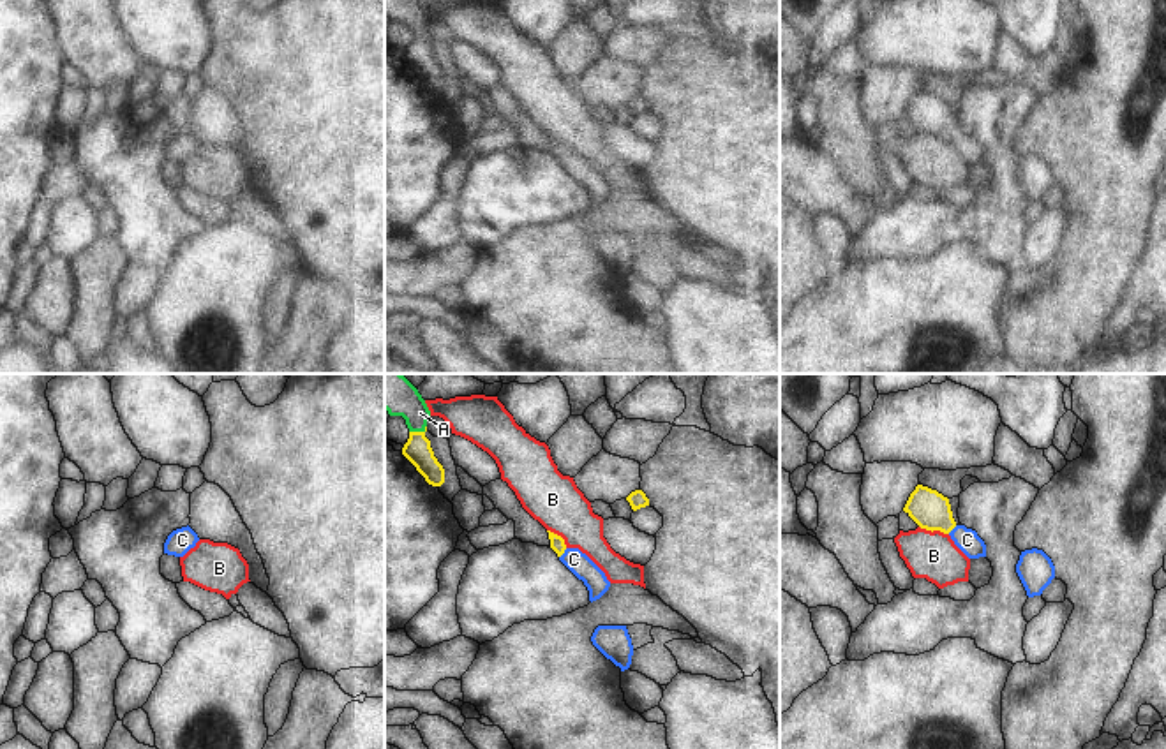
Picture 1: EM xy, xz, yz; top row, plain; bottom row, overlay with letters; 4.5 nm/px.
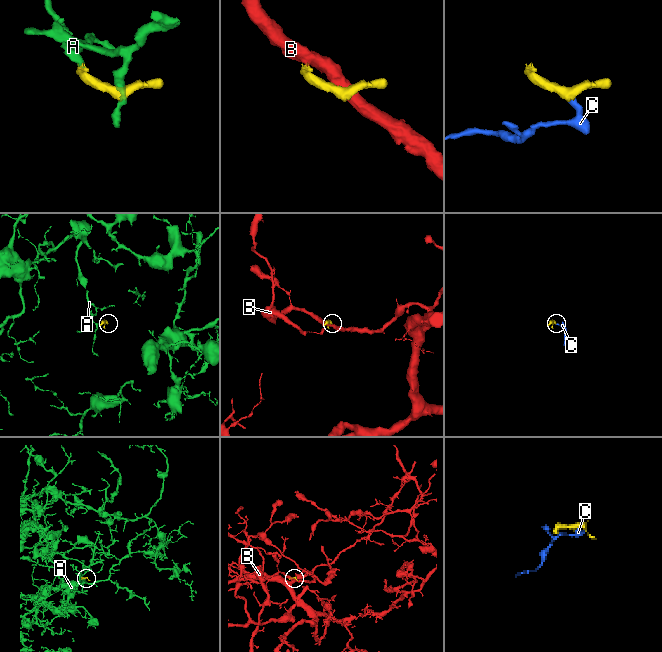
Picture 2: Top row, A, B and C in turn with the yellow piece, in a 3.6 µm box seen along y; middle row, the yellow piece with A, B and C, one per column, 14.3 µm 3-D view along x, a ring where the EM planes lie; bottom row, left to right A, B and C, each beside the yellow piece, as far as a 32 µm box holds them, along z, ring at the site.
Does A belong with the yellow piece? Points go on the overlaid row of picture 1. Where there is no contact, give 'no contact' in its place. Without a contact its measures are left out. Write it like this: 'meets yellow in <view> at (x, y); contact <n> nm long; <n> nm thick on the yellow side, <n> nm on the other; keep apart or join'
meets yellow in xz at (418, 432); contact 90 nm long; 120 nm thick on the yellow side, 180 nm on the other; join

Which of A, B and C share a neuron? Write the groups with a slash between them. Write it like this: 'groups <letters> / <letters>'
groups A C / B

